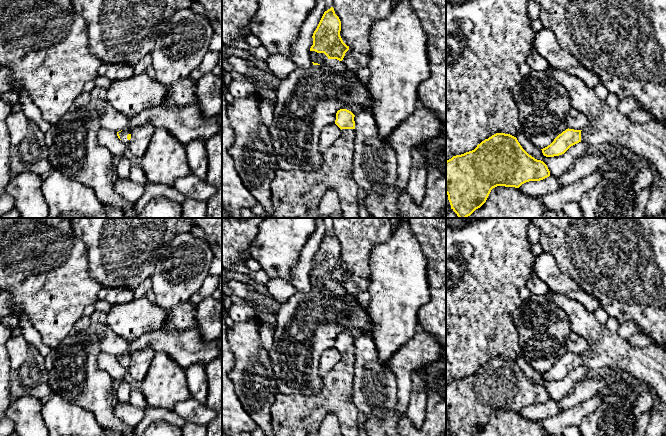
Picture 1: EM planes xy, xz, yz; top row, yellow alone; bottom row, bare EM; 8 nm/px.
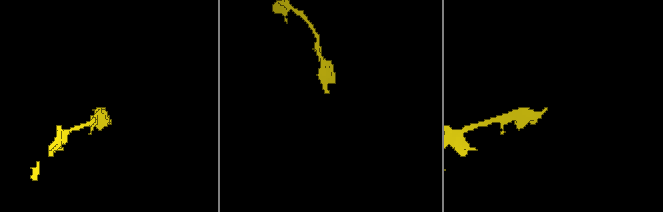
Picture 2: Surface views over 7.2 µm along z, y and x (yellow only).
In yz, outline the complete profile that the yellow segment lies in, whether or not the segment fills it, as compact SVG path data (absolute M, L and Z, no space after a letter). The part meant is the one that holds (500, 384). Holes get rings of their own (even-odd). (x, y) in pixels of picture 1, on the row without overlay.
M496 357L478 368L474 374L453 380L446 385L446 418L454 436L474 436L486 426L491 414L497 410L519 412L526 406L540 405L549 400L550 395L547 389L529 379L516 361L505 357Z

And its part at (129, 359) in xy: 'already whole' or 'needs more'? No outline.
needs more

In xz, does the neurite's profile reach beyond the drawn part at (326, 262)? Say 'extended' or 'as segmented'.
as segmented

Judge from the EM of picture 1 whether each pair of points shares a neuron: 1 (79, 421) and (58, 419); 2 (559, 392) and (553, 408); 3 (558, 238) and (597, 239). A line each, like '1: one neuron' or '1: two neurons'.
1: one neuron
2: two neurons
3: one neuron

